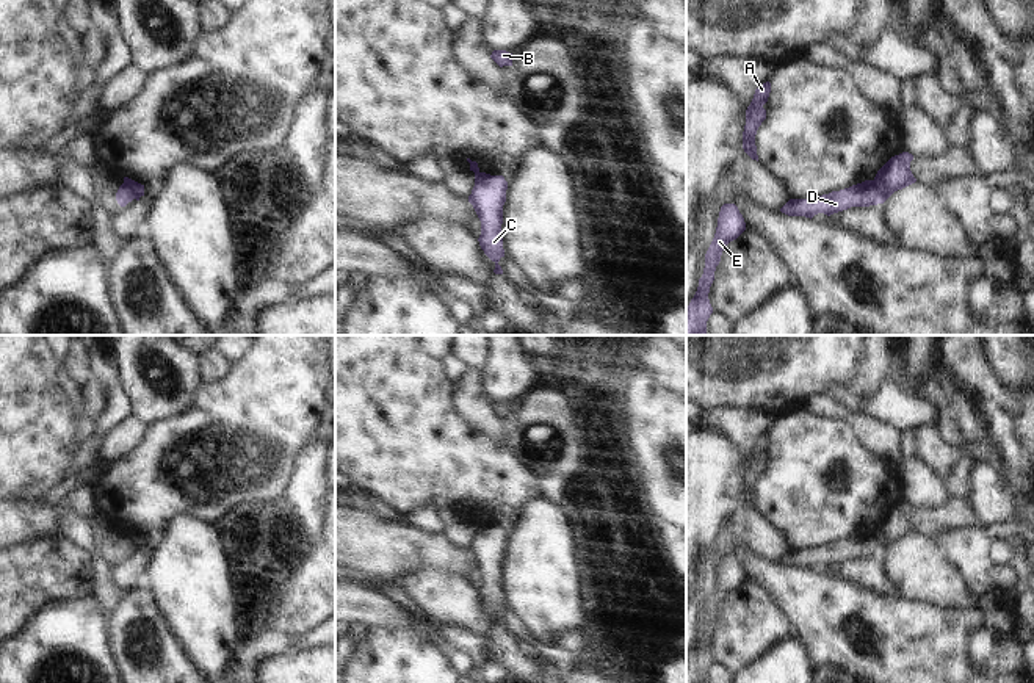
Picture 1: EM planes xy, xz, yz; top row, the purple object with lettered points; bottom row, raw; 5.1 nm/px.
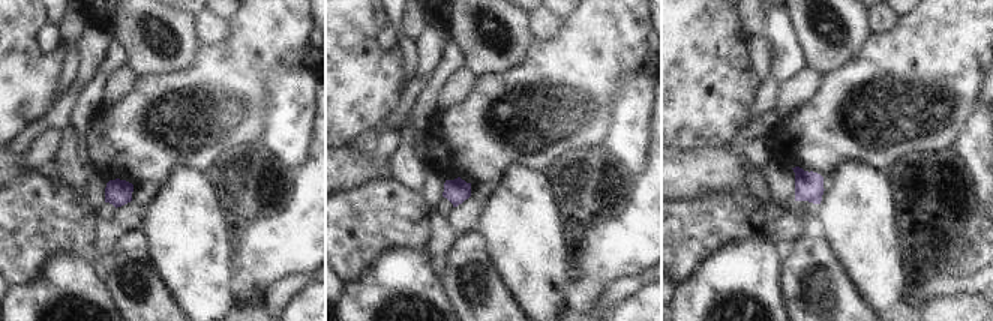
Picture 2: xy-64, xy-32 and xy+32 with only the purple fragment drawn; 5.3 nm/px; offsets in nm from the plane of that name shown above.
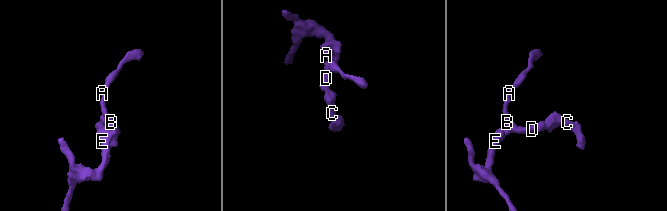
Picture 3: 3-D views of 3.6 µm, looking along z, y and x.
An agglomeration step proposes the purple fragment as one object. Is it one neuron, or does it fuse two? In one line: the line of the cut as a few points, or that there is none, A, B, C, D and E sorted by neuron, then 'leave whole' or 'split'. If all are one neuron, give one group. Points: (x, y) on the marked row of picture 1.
yz (873, 180), (881, 202) | A B D E / C | split

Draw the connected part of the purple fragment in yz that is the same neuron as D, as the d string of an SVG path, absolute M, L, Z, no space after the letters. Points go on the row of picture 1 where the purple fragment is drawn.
M865 180L819 197L790 199L780 211L788 216L805 216L812 219L818 213L830 216L851 207L870 207L877 204L880 204L877 183L874 180Z

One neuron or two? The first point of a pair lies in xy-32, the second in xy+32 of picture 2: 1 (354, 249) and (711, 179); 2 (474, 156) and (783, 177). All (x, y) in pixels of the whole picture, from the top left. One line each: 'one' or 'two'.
1: two
2: two

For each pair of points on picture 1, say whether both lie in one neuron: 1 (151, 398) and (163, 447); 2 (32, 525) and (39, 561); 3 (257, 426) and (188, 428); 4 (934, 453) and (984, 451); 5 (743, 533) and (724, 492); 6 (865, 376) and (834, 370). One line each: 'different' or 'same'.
1: different
2: different
3: same
4: same
5: different
6: different

